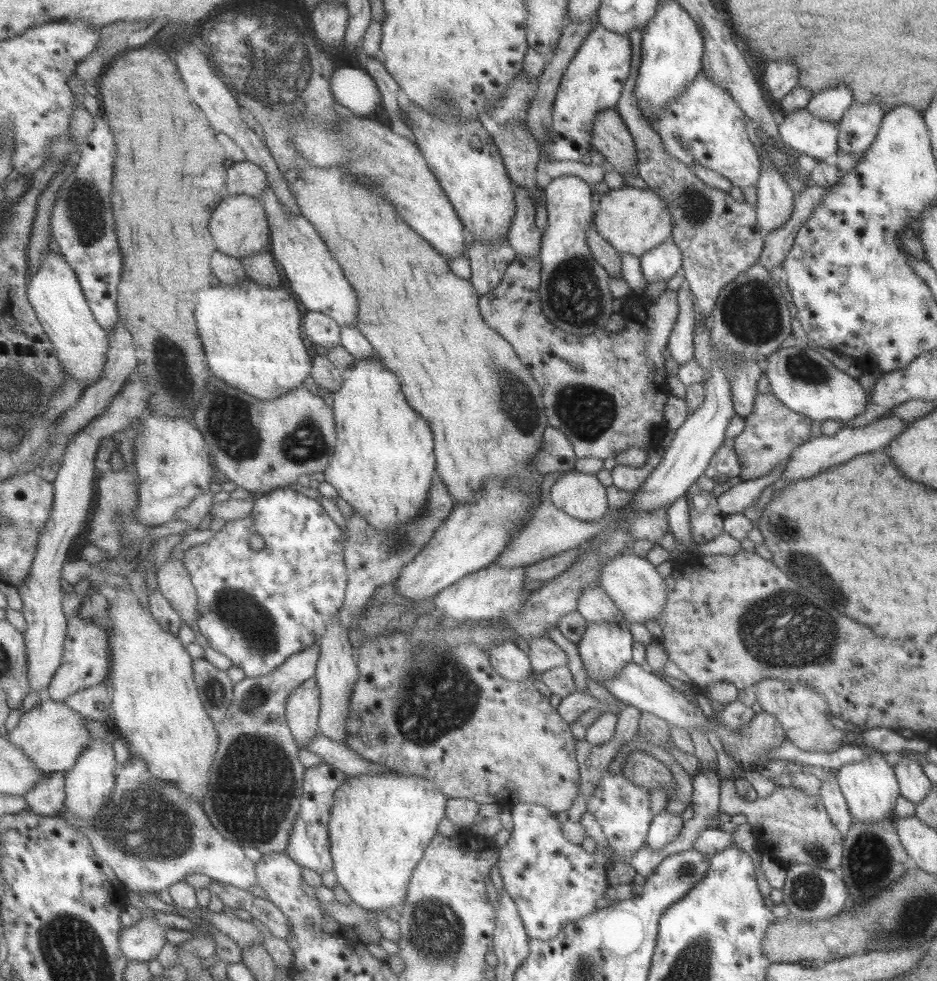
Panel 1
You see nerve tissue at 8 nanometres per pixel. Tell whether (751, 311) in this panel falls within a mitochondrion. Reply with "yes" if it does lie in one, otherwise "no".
yes

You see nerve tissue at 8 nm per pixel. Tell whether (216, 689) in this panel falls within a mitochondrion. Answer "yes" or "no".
yes

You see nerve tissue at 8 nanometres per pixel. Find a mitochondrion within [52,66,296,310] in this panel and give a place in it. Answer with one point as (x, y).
(84, 203)

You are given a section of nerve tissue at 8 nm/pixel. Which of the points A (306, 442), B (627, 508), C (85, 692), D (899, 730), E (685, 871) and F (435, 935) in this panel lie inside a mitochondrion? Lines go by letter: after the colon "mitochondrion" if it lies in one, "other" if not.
A: mitochondrion
B: other
C: other
D: other
E: mitochondrion
F: mitochondrion

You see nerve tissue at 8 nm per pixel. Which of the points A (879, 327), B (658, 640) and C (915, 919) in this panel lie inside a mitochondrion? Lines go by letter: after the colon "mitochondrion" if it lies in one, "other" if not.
A: other
B: other
C: mitochondrion

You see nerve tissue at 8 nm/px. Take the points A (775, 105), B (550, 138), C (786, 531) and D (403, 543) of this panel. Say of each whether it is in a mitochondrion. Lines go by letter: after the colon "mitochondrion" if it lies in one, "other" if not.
A: other
B: other
C: mitochondrion
D: mitochondrion

